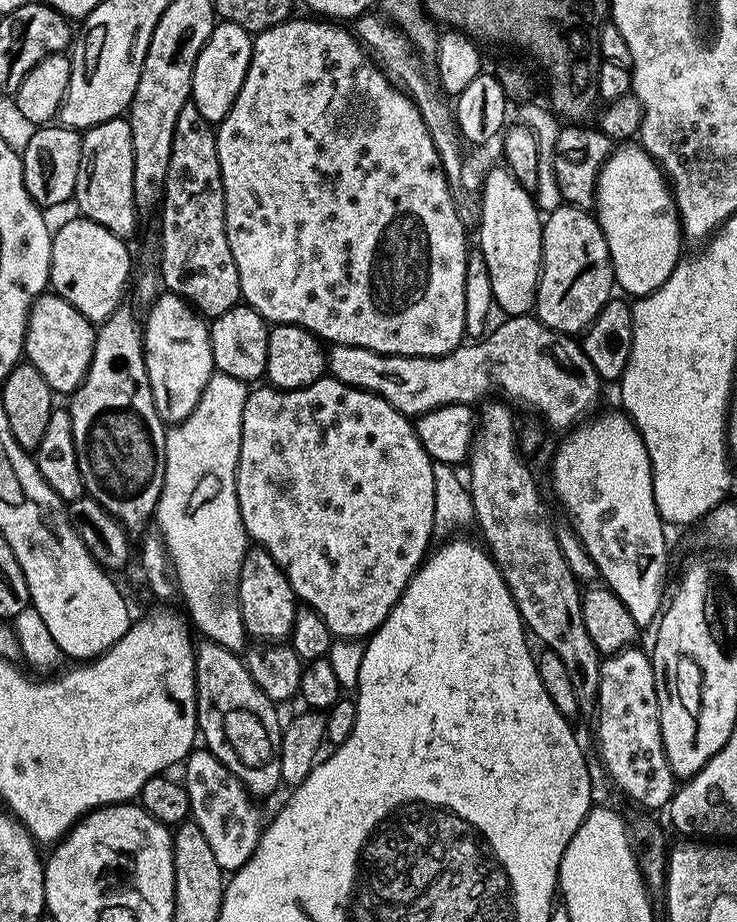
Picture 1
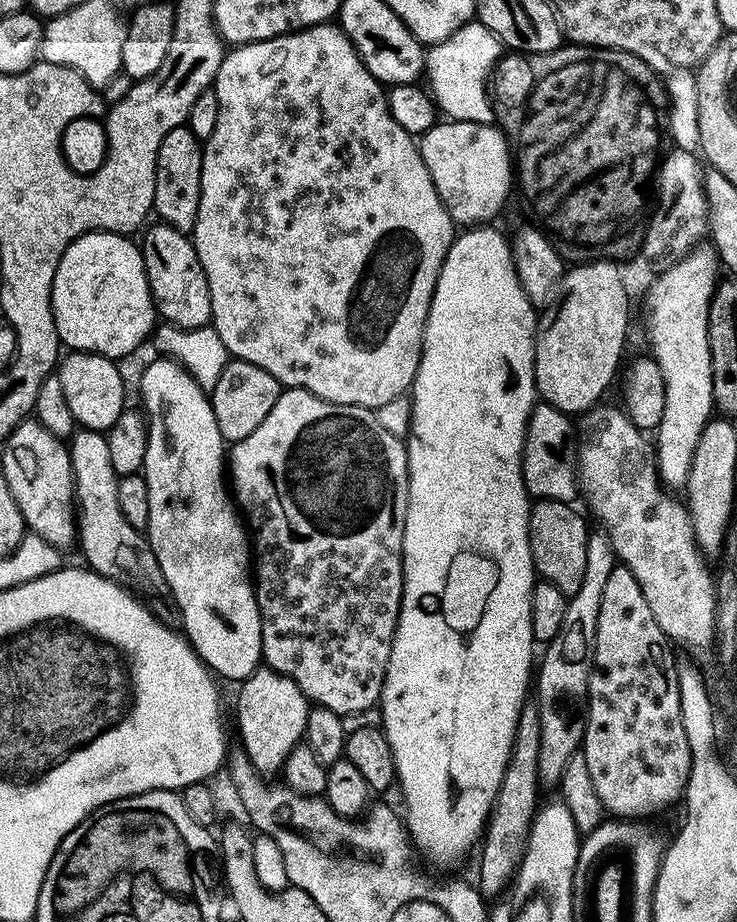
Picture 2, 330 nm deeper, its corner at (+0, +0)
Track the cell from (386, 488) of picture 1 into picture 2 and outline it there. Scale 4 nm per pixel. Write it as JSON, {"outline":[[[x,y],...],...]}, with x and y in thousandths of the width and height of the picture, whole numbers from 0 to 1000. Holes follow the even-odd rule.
{"outline":[[[385,421],[377,436],[372,436],[372,445],[361,449],[355,462],[350,462],[339,475],[328,475],[313,483],[312,529],[339,574],[339,590],[345,595],[345,637],[355,675],[357,719],[398,738],[425,765],[445,768],[463,778],[510,768],[516,762],[516,749],[521,746],[532,689],[537,687],[548,643],[548,567],[554,552],[554,488],[550,478],[529,471],[503,443],[455,438],[421,427],[412,421]]]}

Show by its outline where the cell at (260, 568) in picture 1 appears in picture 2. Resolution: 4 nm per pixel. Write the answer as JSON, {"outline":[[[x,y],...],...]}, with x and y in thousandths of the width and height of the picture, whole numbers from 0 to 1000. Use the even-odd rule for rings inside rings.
{"outline":[[[362,722],[324,739],[326,752],[320,755],[320,790],[326,793],[328,815],[339,822],[345,835],[360,844],[384,834],[393,813],[412,802],[421,760],[393,735]]]}

